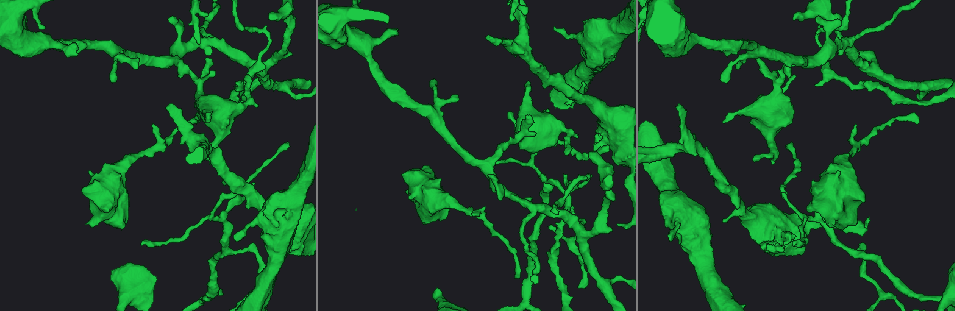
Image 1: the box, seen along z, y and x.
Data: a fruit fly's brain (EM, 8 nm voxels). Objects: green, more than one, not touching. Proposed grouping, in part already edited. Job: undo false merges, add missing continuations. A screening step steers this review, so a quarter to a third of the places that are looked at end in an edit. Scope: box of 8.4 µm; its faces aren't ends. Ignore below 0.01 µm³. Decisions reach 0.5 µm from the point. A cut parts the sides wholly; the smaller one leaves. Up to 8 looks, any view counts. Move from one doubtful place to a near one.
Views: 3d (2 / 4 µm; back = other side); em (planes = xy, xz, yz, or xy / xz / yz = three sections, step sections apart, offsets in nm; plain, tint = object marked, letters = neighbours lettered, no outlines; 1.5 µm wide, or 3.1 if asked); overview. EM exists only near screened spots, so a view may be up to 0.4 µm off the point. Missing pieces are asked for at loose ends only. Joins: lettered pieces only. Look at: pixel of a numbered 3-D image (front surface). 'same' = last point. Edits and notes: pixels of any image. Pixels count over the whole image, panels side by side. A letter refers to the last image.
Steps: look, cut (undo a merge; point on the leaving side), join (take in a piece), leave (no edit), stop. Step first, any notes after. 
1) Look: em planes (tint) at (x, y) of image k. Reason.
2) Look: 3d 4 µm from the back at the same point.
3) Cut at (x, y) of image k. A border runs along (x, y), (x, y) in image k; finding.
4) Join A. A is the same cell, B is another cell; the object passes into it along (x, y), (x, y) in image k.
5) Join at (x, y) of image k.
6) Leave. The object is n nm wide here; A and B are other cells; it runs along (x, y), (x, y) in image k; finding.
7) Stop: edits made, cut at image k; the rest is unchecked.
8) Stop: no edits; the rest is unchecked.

Look: em yz step 4 (letters) at (486, 37) of image 1. Branch stops here.

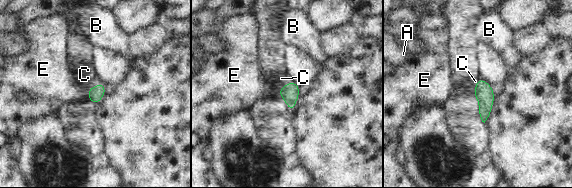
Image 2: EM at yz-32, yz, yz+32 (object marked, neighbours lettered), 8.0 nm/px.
Join C. The object is 120 nm wide here; the longest contact is with C, 130 nm; C is the same cell, A, B and E are other cells; it goes on there.

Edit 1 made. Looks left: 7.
Look: em planes (letters) at (725, 82) of image 1. Free end.

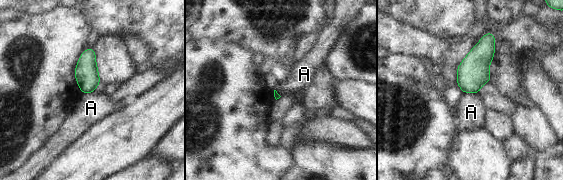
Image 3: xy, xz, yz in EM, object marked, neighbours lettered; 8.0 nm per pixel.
Leave. A is another cell; none of them fits.

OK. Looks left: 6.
Look: em planes (letters) at (426, 170) of image 1. Thick end.

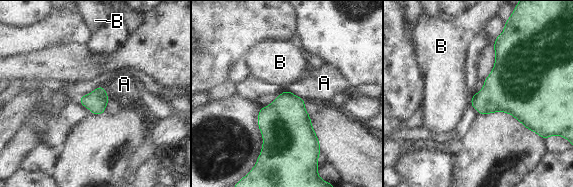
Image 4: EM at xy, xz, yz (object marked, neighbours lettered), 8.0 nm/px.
Leave. A and B are other cells; a border runs along (286, 89), (304, 100) in image 4; no lettered piece goes on from it.

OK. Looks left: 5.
Stop: edits made, join at image 2; the rest is unchecked.

